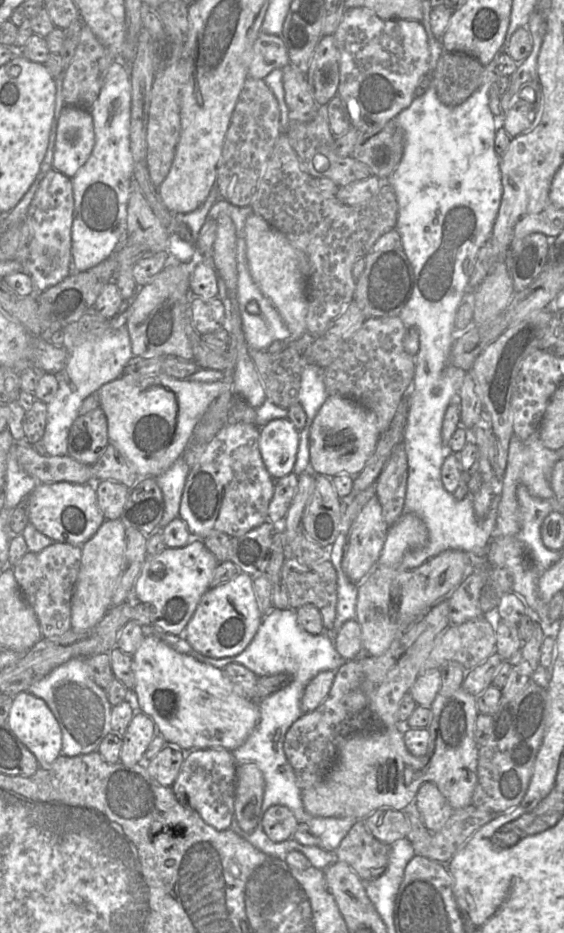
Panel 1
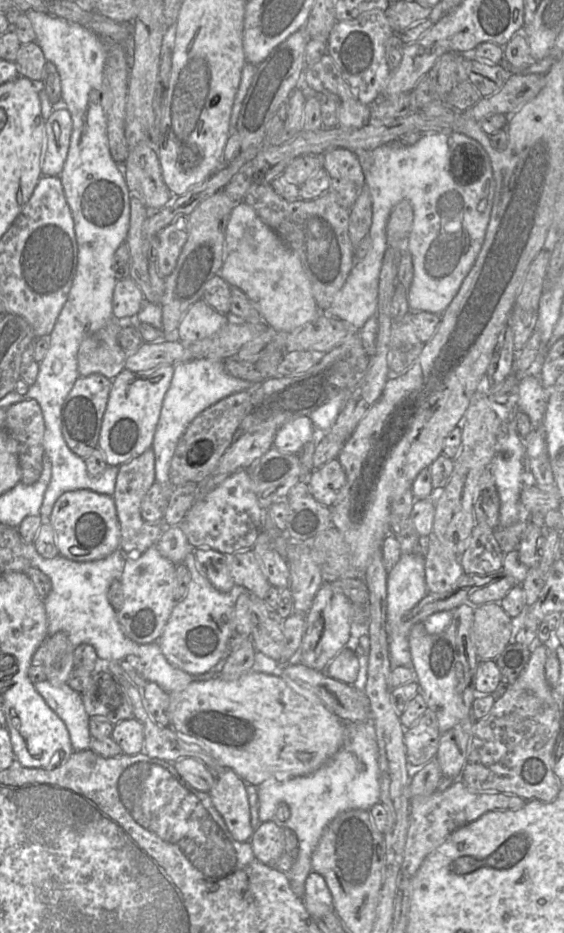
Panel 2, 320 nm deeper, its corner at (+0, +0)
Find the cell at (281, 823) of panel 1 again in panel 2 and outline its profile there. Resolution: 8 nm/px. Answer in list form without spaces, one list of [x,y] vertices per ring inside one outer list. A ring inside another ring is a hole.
[[[272,820],[261,823],[254,831],[250,844],[255,857],[274,868],[278,859],[285,853],[283,828]]]

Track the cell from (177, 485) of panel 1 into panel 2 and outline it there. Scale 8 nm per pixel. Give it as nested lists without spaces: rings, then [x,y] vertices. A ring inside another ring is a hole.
[[[195,359],[174,366],[172,380],[163,400],[152,443],[155,455],[155,482],[167,490],[168,501],[175,487],[169,478],[171,459],[177,443],[188,425],[205,409],[223,398],[241,391],[252,392],[257,385],[259,384],[230,375],[222,360]]]

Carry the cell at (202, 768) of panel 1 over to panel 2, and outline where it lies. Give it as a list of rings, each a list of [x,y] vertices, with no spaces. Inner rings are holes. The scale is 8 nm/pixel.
[[[223,769],[215,775],[215,783],[208,794],[232,837],[239,842],[250,842],[254,830],[251,826],[246,783],[234,771]]]

